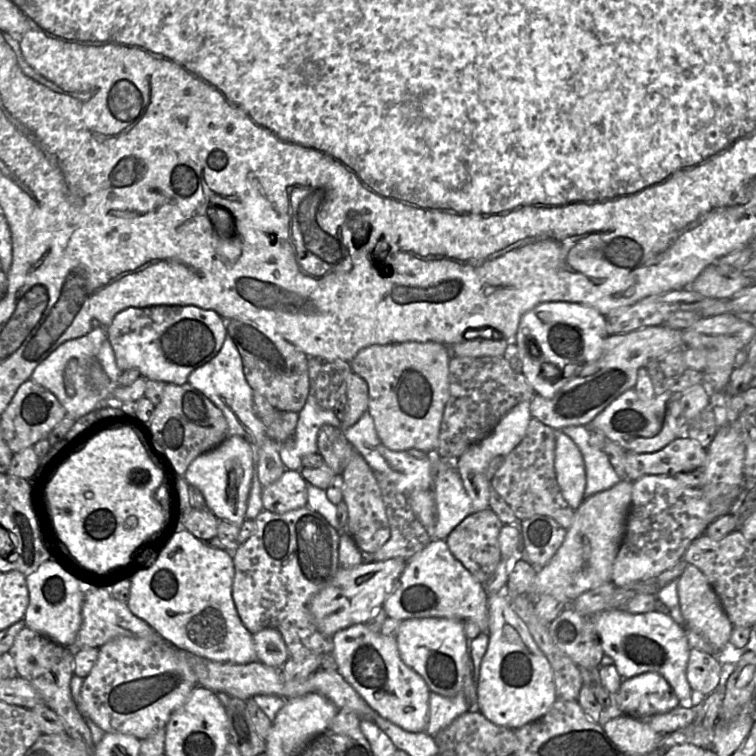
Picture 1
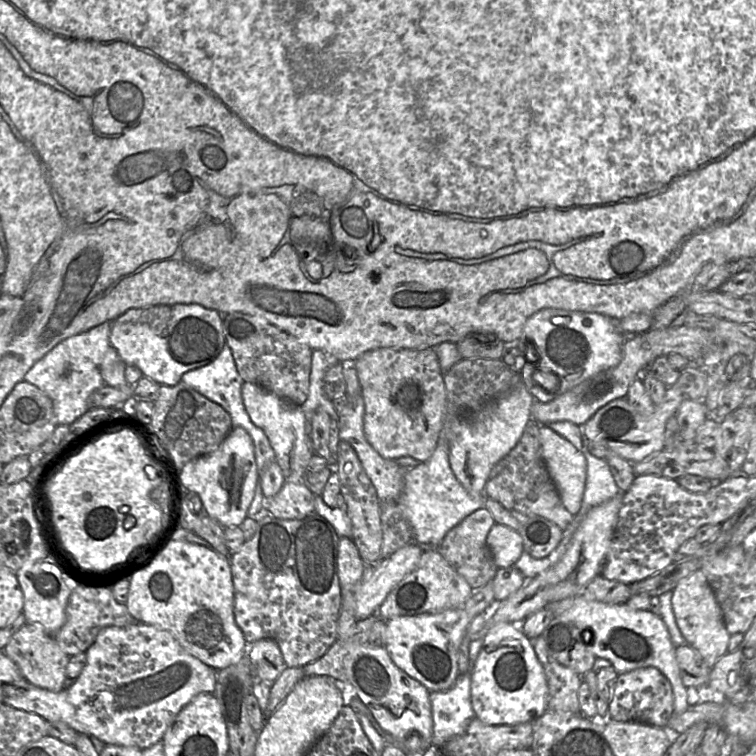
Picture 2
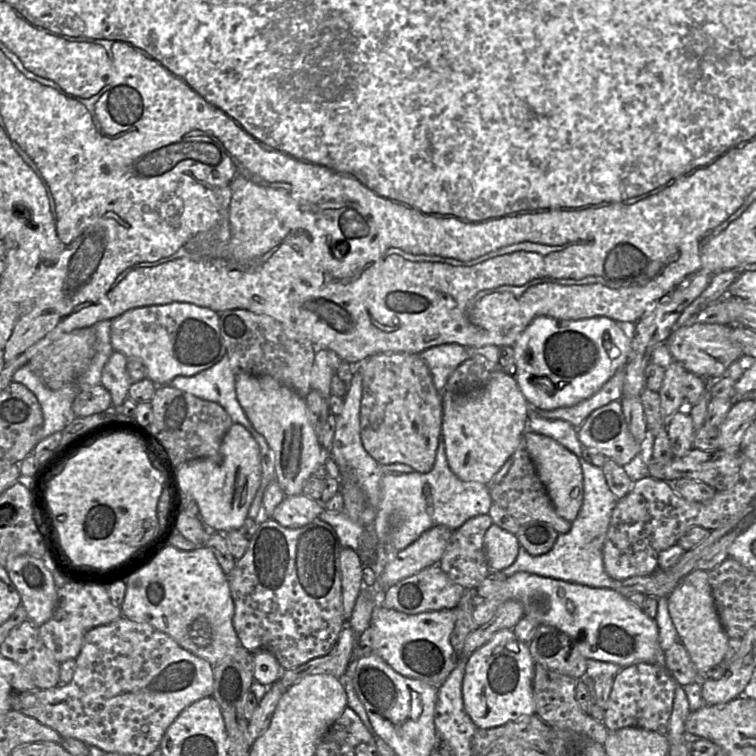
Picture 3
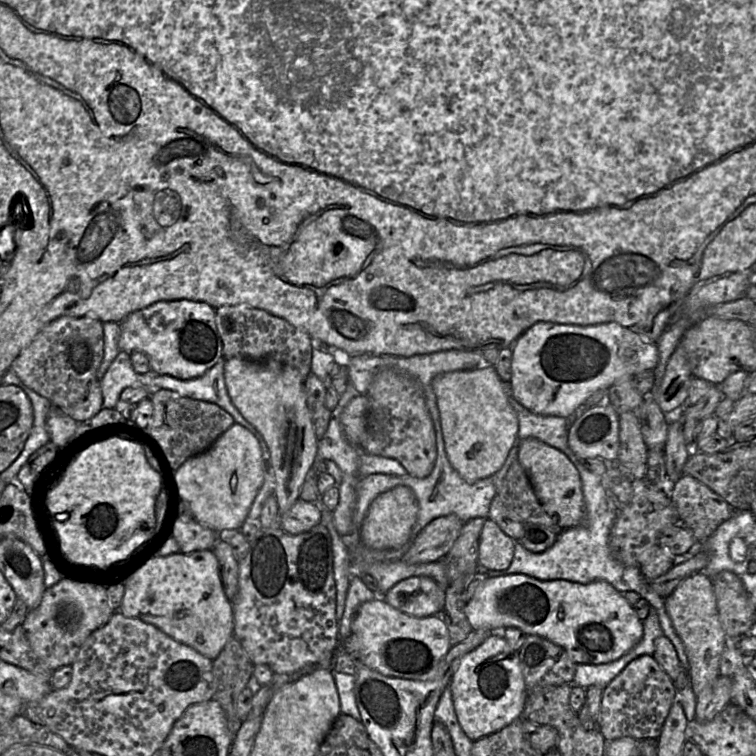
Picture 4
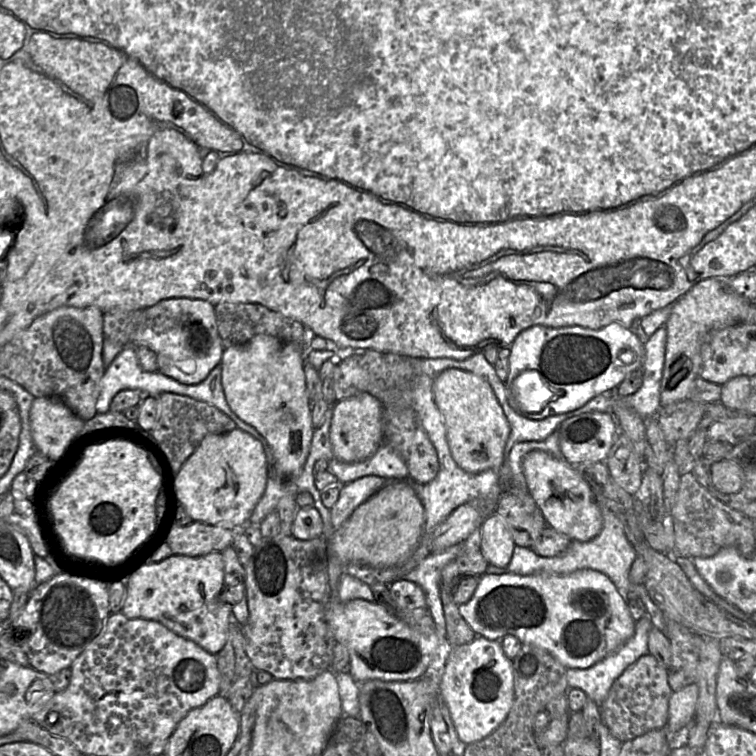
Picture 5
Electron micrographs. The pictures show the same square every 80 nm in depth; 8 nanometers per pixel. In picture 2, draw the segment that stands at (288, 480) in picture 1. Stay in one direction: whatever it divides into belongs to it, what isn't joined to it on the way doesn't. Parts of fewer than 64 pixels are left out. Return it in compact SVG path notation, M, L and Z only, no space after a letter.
M285 481L281 490L270 499L265 499L265 510L264 513L279 519L302 519L314 511L314 499L315 495L307 488L303 482L289 482Z

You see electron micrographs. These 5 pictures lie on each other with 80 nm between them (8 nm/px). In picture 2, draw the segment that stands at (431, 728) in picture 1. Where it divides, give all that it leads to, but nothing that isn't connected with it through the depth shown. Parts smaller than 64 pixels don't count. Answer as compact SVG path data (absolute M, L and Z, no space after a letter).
M471 673L459 675L448 690L431 692L430 701L432 744L442 749L450 738L464 733L475 717L471 704Z

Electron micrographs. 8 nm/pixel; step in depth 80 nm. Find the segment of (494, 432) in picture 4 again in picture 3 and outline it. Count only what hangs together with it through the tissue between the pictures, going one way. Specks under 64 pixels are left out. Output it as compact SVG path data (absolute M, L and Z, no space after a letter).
M498 368L488 382L465 392L445 390L442 395L442 434L445 453L452 472L461 480L490 484L491 478L513 455L527 428L531 406L521 393L514 377Z

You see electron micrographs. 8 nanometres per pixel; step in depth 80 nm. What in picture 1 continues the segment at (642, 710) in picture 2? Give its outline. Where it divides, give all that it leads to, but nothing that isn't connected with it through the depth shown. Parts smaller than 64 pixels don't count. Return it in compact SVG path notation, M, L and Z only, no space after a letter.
M656 672L622 679L614 702L622 715L637 719L669 712L680 704L667 680Z

